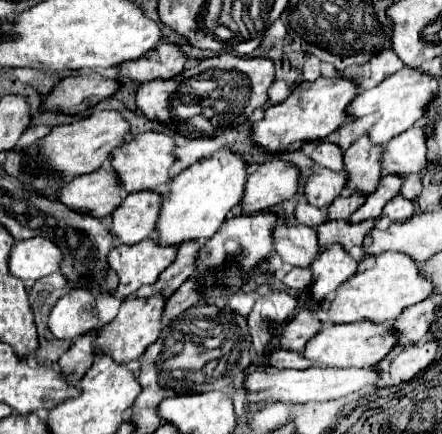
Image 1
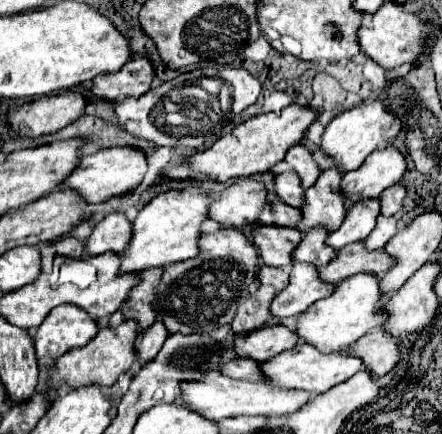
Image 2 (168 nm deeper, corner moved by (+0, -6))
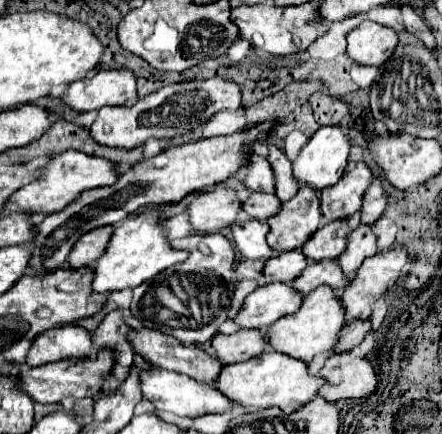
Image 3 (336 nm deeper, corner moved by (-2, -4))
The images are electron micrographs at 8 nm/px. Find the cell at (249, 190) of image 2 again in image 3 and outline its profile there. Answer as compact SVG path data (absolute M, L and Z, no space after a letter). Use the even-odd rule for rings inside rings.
M215 187L189 205L189 221L195 233L215 233L237 221L241 201L229 187Z

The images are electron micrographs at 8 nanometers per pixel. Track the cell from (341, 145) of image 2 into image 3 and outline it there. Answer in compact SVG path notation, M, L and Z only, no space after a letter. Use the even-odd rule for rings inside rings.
M341 125L319 127L319 131L303 147L295 163L295 177L315 189L335 185L349 163L351 135Z

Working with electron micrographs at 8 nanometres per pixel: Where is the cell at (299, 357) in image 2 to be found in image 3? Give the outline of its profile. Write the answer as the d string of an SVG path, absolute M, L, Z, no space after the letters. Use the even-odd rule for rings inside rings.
M265 349L259 357L253 357L243 363L231 363L225 365L219 381L215 383L227 397L237 401L243 407L253 409L265 409L265 407L281 407L287 415L301 409L305 403L315 399L315 395L321 391L323 385L327 385L327 379L313 375L305 361L295 359L287 353L279 353L273 349Z

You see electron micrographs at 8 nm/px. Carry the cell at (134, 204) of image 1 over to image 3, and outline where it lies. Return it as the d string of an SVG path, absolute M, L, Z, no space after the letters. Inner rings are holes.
M99 227L99 229L91 229L87 231L71 249L69 255L69 265L73 269L79 267L89 267L93 265L99 257L103 257L109 241L111 241L111 233L113 227Z

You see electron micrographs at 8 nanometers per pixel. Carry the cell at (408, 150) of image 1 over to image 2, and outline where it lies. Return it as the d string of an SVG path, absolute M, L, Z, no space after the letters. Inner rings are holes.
M385 147L383 151L373 151L365 163L343 175L341 193L347 201L375 199L387 187L395 185L405 173L405 157L395 147Z

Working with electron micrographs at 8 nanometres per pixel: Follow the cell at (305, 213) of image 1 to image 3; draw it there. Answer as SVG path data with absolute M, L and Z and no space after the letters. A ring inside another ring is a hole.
M253 193L247 201L243 201L243 209L259 221L267 221L269 217L277 215L281 209L281 201L275 195L267 195L267 193Z

